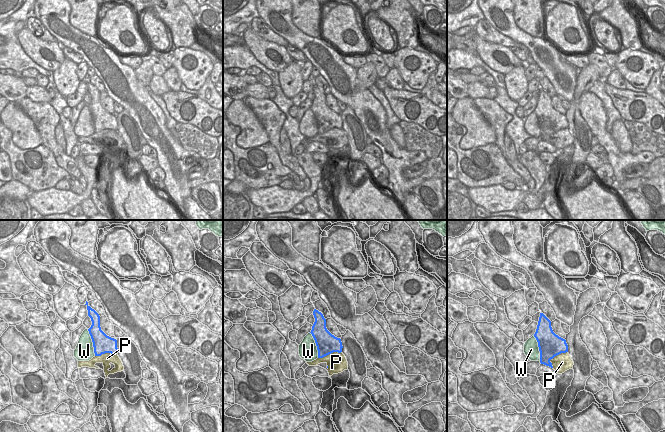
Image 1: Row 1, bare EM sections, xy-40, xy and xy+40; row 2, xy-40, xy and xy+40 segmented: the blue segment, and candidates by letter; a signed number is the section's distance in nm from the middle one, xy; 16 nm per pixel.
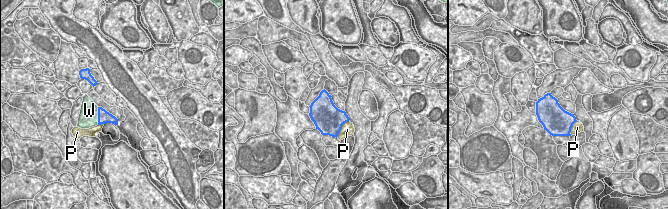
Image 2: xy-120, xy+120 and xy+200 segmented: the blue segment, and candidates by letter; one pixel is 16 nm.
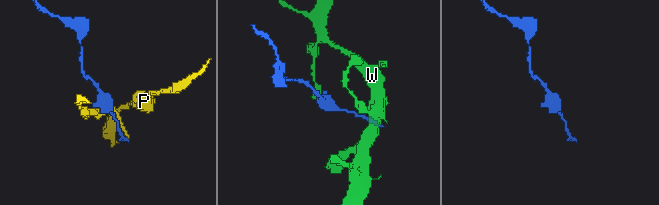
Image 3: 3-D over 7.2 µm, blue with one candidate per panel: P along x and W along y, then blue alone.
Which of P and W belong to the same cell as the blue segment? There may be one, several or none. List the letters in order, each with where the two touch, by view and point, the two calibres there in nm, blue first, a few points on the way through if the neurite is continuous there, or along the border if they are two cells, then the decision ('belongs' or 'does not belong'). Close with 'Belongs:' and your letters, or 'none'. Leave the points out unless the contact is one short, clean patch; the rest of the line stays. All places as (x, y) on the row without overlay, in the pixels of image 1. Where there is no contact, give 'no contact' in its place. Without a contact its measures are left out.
P: meets blue in xy+40 at (555, 131); 380 nm thick on the blue side, 280 nm on the other; does not belong
W: meets blue in xy-40 at (92, 117); 300 nm thick on the blue side, 300 nm on the other; does not belong
Belongs: none

